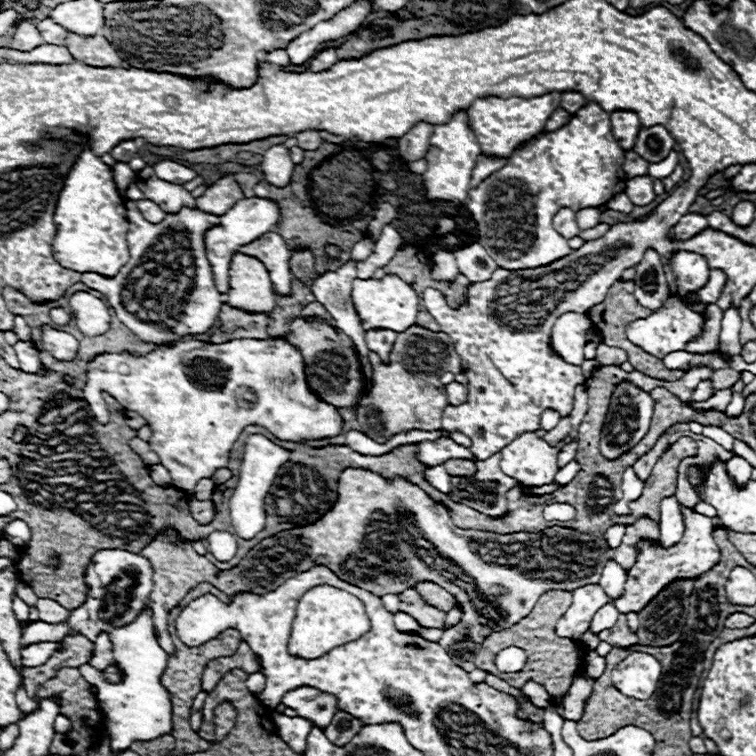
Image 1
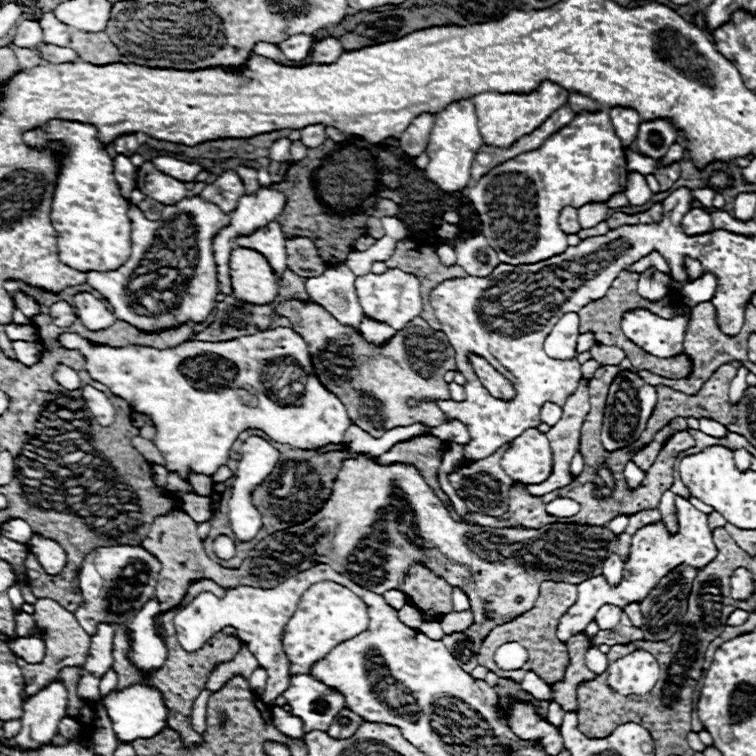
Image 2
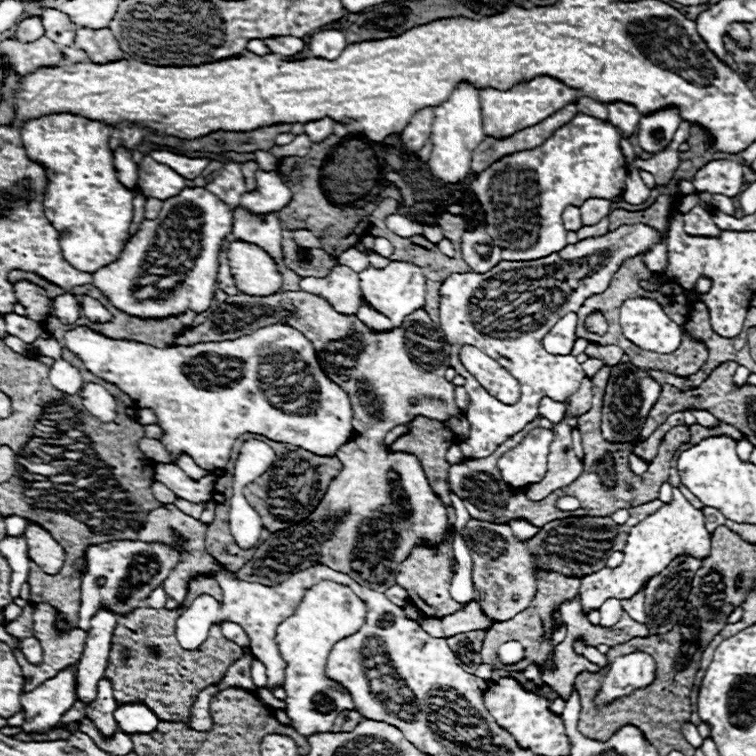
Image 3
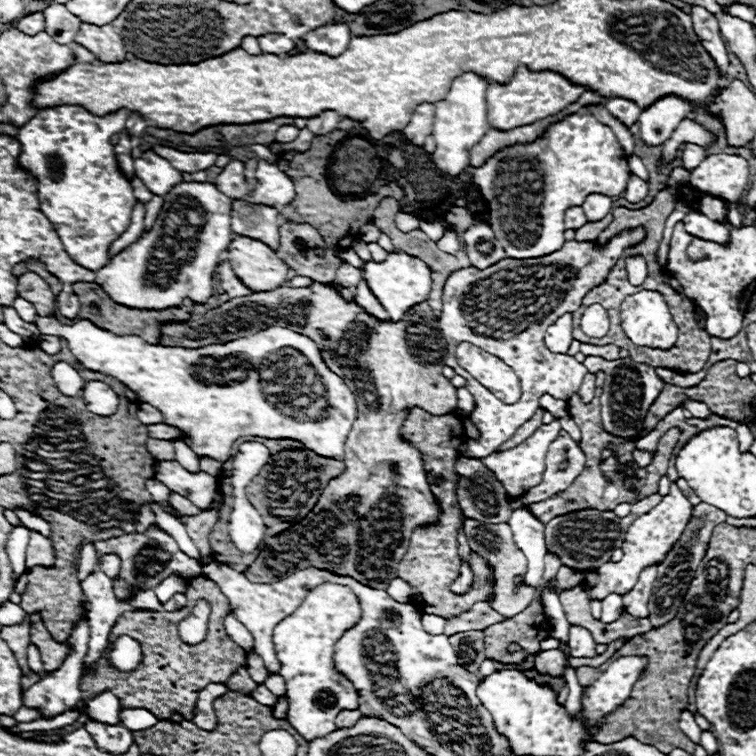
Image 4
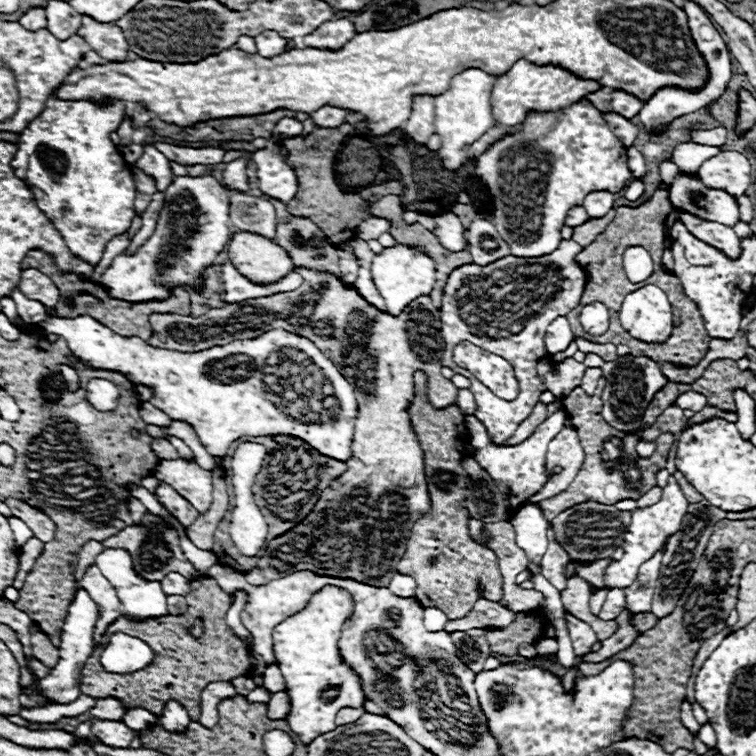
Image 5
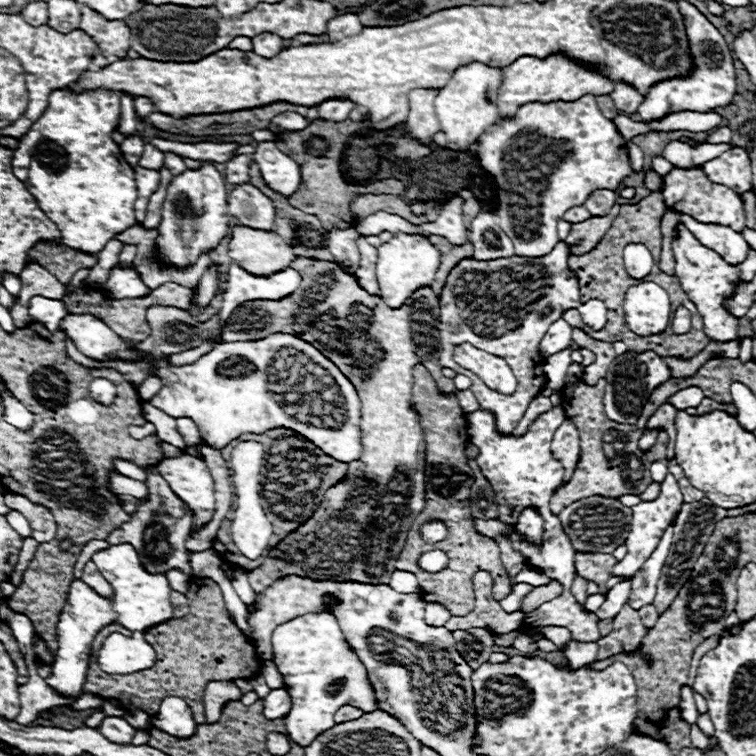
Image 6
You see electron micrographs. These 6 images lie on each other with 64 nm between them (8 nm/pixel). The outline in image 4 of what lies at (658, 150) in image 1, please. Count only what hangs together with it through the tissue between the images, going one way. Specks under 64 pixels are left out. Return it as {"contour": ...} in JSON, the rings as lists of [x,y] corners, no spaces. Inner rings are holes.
{"contour":[[[662,98],[652,104],[638,118],[642,142],[648,146],[664,144],[688,112],[692,112],[692,106],[680,98]]]}

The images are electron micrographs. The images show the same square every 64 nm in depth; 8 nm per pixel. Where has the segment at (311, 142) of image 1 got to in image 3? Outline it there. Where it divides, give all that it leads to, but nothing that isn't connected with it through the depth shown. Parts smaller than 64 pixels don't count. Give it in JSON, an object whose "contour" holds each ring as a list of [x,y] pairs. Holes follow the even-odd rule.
{"contour":[[[324,118],[324,120],[316,120],[316,122],[308,122],[304,126],[304,132],[308,134],[310,142],[322,142],[324,138],[328,138],[332,134],[332,128],[334,128],[334,122],[330,118]]]}

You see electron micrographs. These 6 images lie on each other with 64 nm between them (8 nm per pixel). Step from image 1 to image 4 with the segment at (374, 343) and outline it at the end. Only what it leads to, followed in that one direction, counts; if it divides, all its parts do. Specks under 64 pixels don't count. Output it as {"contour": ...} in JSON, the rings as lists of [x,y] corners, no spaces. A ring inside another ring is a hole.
{"contour":[[[360,280],[360,284],[358,284],[356,302],[358,302],[358,306],[360,306],[364,312],[368,312],[370,316],[374,316],[374,318],[378,318],[378,320],[390,320],[388,312],[380,306],[380,302],[374,298],[374,294],[370,292],[370,288],[366,286],[364,280]]]}

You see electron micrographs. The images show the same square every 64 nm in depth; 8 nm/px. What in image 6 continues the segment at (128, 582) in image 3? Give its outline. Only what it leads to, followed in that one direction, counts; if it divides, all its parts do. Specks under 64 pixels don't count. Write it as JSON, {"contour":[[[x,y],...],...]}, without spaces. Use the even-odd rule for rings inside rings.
{"contour":[[[146,468],[148,474],[148,490],[150,490],[150,502],[142,504],[138,512],[130,518],[130,522],[122,524],[118,530],[114,530],[106,542],[108,544],[130,544],[136,548],[144,568],[150,574],[164,574],[168,570],[180,570],[182,574],[192,576],[192,568],[186,556],[186,538],[192,528],[192,510],[172,492],[168,482],[160,478],[156,468]]]}

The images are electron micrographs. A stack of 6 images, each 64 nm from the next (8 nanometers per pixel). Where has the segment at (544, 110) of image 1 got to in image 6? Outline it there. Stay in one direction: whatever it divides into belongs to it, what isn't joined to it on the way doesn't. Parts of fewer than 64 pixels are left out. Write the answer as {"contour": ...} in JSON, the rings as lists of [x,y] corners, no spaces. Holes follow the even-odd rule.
{"contour":[[[522,56],[516,62],[512,62],[502,76],[502,86],[498,90],[498,114],[502,118],[512,118],[516,116],[518,108],[530,102],[574,102],[586,94],[610,94],[614,88],[614,82],[600,76],[592,74],[590,70],[576,66],[574,62],[566,60],[564,56],[548,56],[546,60],[538,60],[532,56]]]}

